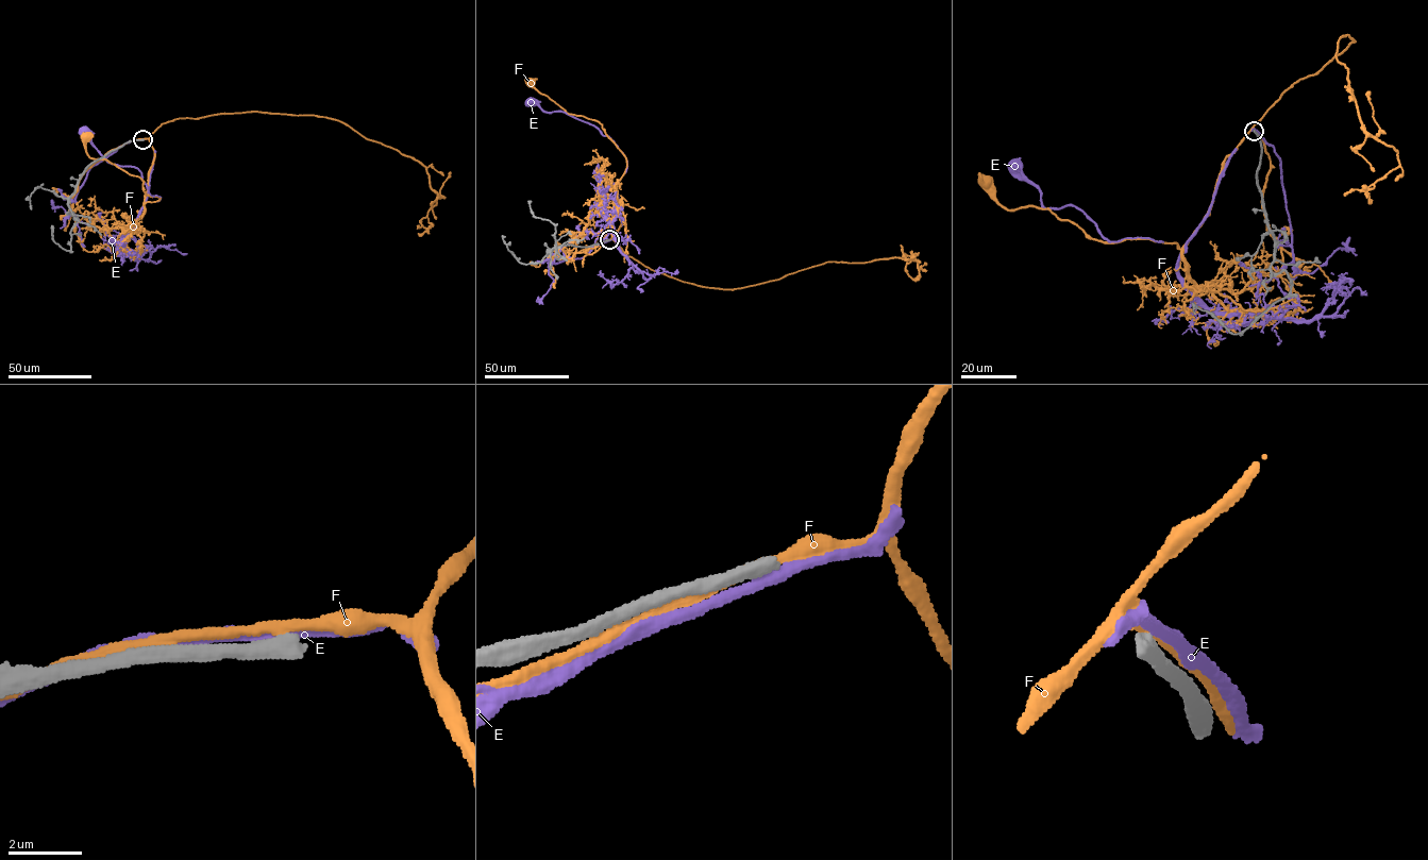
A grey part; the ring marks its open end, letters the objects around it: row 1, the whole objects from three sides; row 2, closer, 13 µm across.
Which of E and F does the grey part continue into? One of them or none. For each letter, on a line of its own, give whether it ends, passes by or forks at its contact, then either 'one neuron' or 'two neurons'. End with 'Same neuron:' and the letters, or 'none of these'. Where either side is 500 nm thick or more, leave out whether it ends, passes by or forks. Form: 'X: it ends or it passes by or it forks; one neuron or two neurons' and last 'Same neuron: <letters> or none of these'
E: two neurons
F: two neurons
Same neuron: none of these

